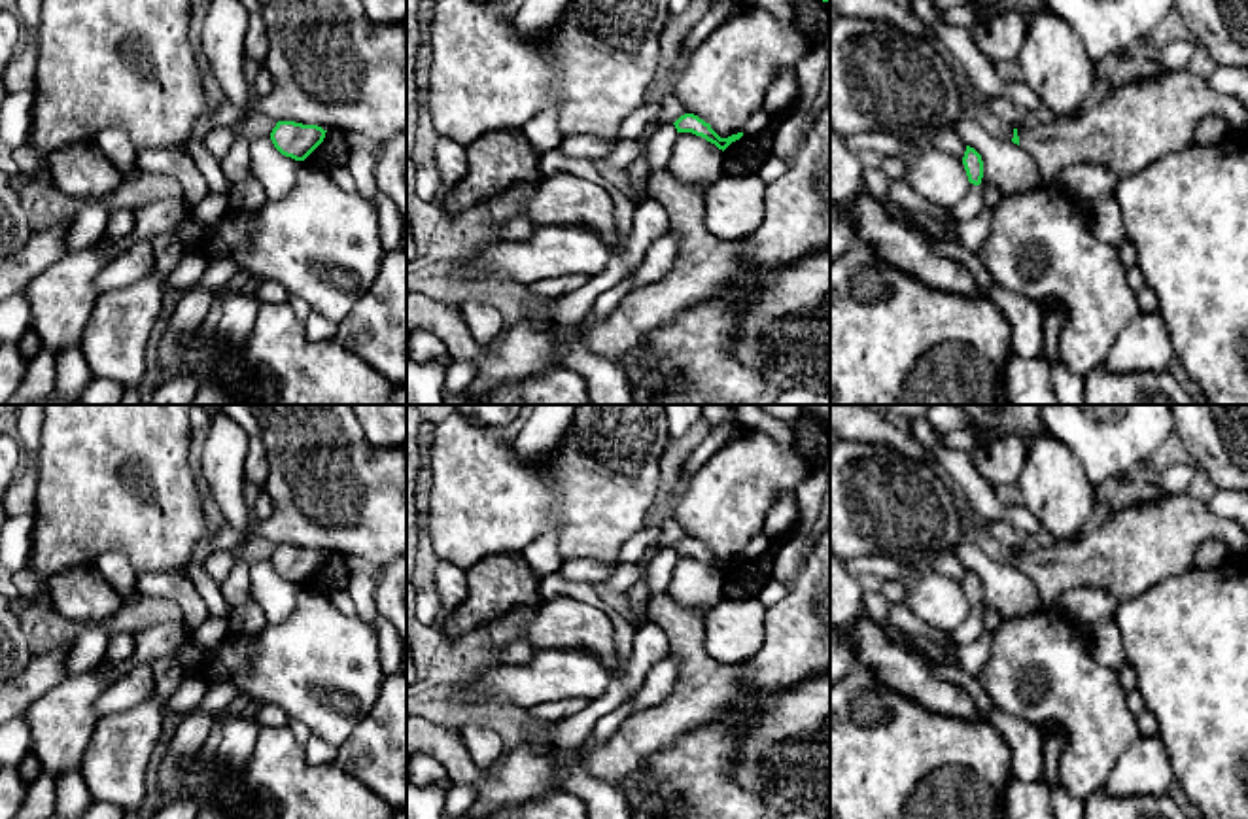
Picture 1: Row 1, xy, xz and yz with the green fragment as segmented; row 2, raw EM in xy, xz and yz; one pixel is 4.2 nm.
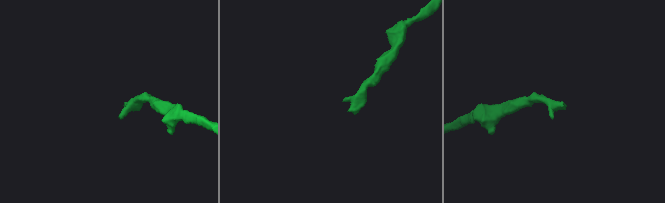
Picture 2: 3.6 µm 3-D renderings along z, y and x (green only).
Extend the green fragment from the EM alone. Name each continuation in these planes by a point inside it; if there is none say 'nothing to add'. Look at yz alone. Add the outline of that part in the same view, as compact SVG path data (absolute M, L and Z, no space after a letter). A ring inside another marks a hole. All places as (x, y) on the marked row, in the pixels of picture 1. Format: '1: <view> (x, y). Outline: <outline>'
1: yz (1139, 121). Outline: M1163 70L1152 79L1135 79L1119 87L1076 117L1038 123L1032 117L1017 127L1019 146L1036 163L1040 176L1053 183L1074 165L1102 165L1118 176L1131 176L1153 161L1195 142L1205 117L1225 117L1235 136L1248 131L1248 108L1235 96L1214 91L1205 78L1189 70Z

